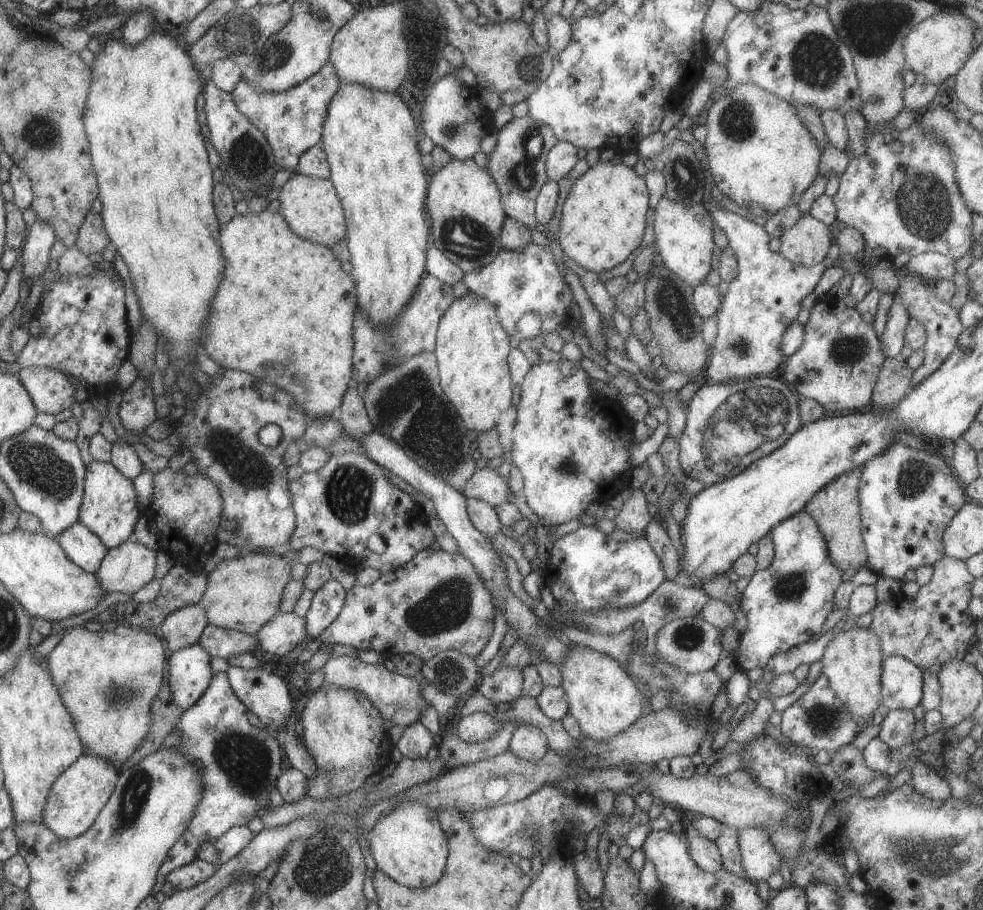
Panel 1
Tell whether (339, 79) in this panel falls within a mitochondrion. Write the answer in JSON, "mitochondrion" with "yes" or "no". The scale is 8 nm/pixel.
{"mitochondrion":"no"}

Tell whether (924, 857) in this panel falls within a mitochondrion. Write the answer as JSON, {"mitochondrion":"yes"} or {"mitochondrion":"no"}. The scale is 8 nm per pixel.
{"mitochondrion":"yes"}

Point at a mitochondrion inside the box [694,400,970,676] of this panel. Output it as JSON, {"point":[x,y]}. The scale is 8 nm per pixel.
{"point":[915,476]}

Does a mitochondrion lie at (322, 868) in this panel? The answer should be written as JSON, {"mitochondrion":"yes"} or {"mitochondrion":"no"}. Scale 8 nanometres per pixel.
{"mitochondrion":"yes"}

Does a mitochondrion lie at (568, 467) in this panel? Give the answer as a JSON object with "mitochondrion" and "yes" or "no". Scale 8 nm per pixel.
{"mitochondrion":"yes"}

